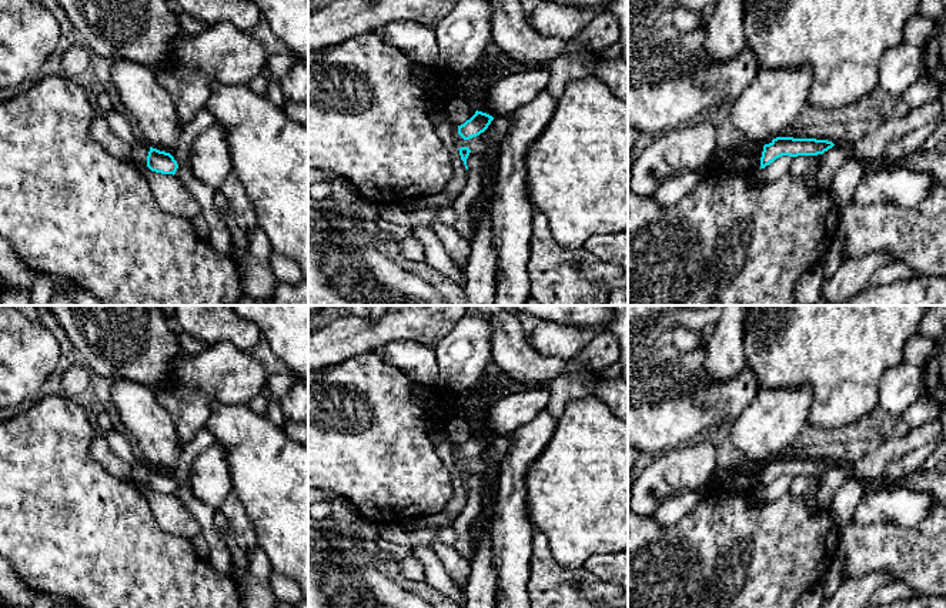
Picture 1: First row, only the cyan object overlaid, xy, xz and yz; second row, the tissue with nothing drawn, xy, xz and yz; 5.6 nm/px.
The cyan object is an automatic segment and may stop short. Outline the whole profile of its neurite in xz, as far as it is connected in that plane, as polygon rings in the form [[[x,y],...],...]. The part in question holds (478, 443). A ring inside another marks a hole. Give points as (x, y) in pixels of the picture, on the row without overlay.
[[[477,430],[475,434],[469,440],[458,445],[458,454],[464,460],[477,457],[488,448],[492,440],[494,440],[492,435]]]

